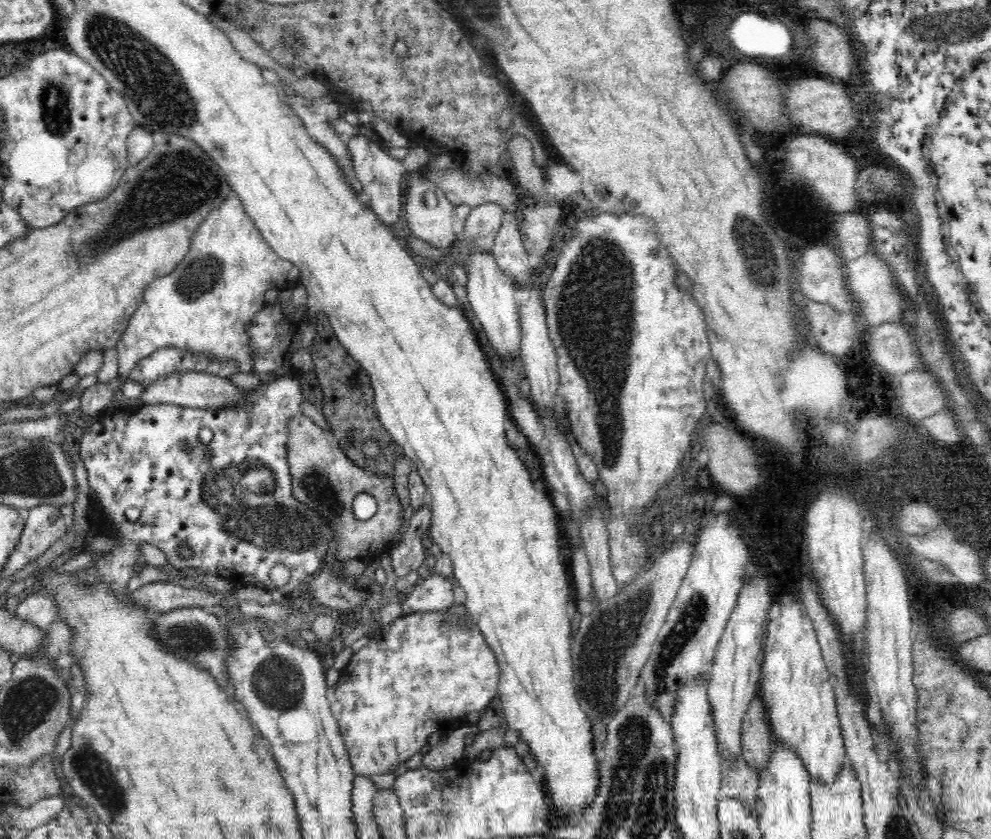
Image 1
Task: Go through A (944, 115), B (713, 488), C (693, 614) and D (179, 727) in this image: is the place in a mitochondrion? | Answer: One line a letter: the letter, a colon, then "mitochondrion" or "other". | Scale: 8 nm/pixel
A: other
B: other
C: mitochondrion
D: other

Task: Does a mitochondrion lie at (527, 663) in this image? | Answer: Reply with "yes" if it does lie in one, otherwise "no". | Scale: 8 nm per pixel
no

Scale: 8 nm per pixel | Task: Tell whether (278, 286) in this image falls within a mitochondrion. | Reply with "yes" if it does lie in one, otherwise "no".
no

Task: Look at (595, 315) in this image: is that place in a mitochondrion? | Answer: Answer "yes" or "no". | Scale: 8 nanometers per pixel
yes

